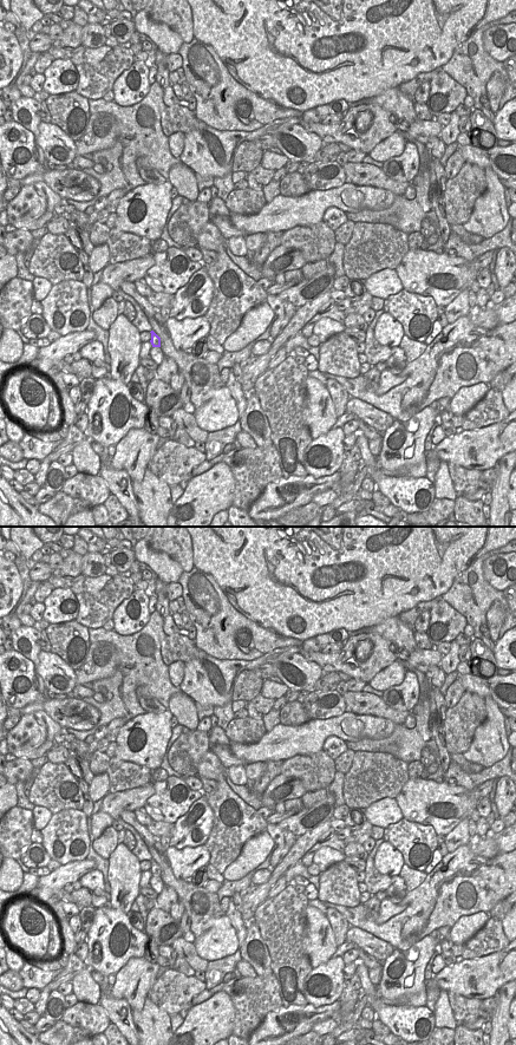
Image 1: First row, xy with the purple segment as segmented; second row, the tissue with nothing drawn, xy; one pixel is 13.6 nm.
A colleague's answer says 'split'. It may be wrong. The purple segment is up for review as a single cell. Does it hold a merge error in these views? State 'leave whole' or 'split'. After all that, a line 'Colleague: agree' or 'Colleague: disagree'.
leave whole
Colleague: disagree

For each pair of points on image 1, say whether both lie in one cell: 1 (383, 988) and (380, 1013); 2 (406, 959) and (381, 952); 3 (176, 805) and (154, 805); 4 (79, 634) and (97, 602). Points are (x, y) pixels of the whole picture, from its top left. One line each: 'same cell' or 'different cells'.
1: different cells
2: different cells
3: same cell
4: different cells

